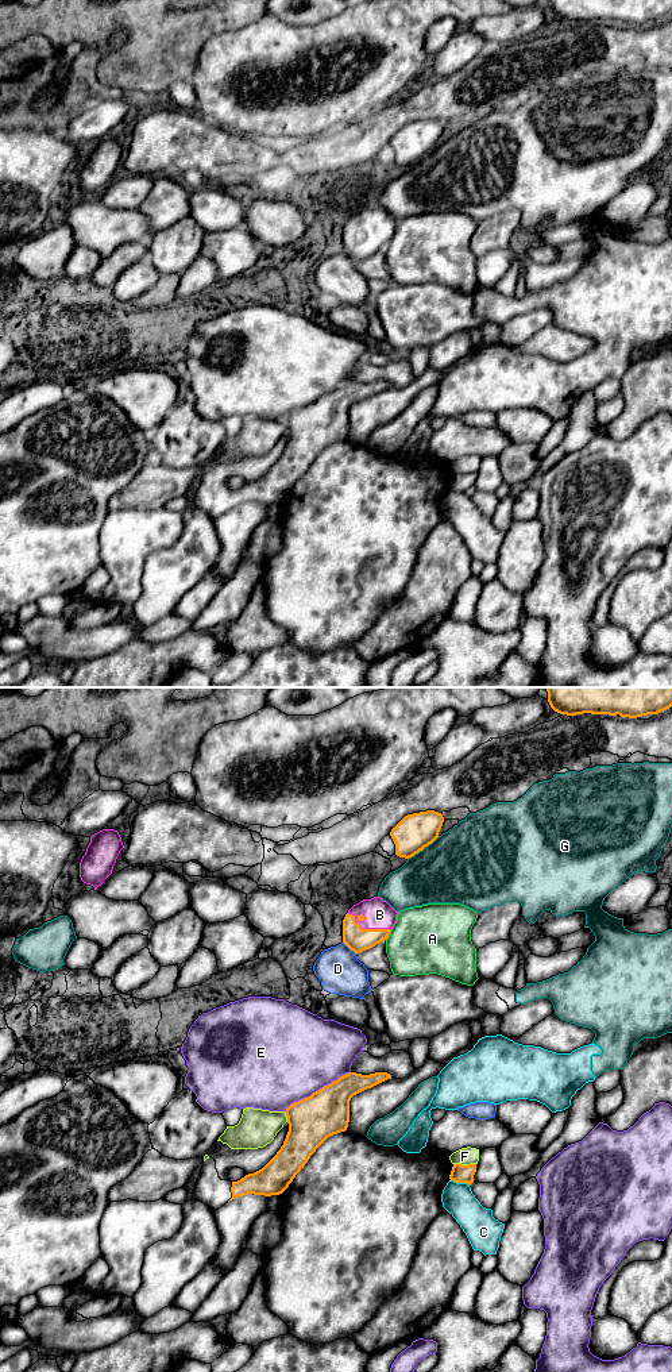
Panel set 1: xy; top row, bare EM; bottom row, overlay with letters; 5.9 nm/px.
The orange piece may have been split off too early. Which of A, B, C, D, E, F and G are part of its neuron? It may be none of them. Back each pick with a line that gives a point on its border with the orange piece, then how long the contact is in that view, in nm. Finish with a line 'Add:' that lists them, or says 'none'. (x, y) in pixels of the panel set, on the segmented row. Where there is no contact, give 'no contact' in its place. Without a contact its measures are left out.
B: contact xy (367, 929); length 280 nm
Add: B

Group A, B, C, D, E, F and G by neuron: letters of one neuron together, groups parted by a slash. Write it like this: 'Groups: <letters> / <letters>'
Groups: A / B / C G / D / E / F

